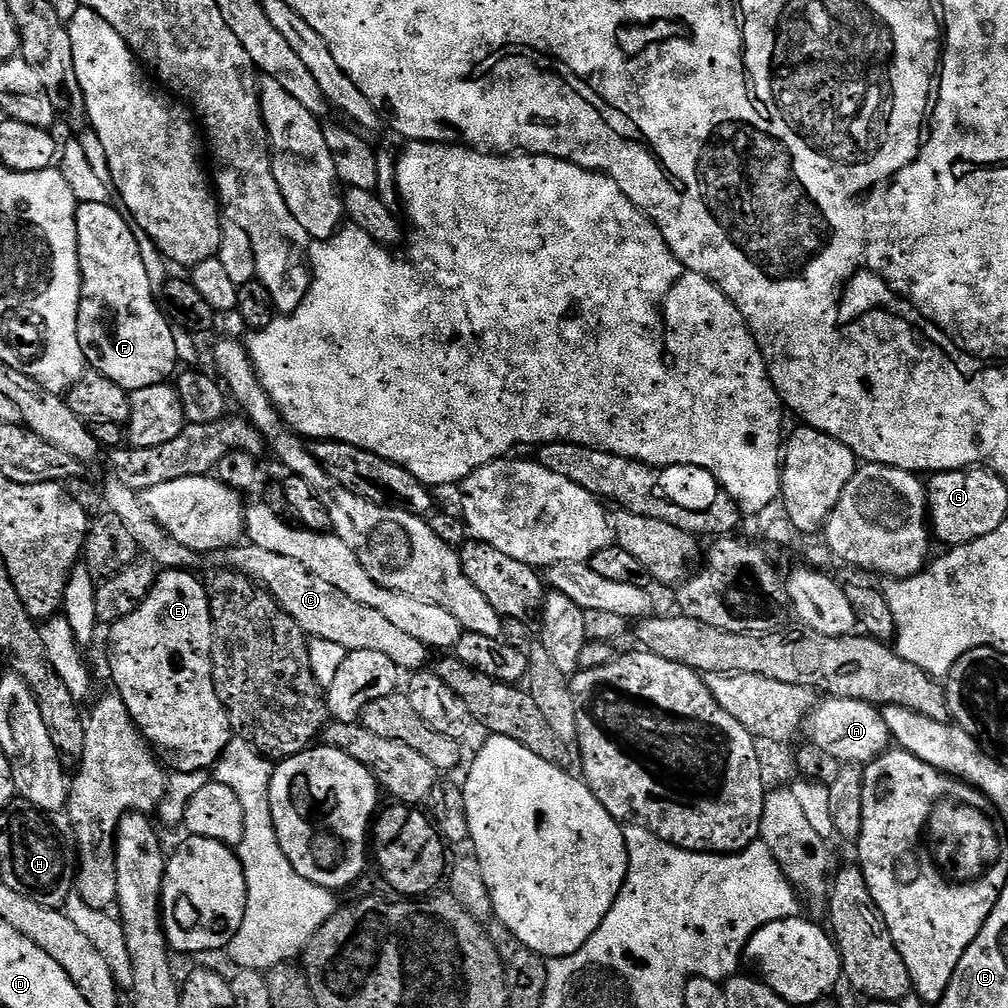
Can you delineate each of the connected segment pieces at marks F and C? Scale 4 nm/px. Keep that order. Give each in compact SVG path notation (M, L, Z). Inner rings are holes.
M88 200L85 204L83 201L76 210L78 258L81 264L78 342L82 346L89 369L101 372L103 376L110 378L110 382L118 382L118 386L122 386L131 394L146 386L171 381L177 375L178 361L172 333L173 325L165 309L156 305L156 296L152 293L155 292L154 285L150 282L150 274L146 274L145 264L142 263L141 237L134 231L129 217L113 204Z
M251 542L241 543L239 546L225 548L223 567L225 569L240 572L243 576L250 576L259 582L272 597L302 626L302 630L309 637L325 640L326 642L338 642L346 651L378 650L378 654L386 654L396 663L401 670L420 670L430 655L427 644L418 642L411 634L405 634L390 618L386 618L384 612L374 610L362 602L354 602L338 586L326 582L326 578L318 578L302 562L294 558L286 558L282 554L274 554L274 550L264 550L262 546Z

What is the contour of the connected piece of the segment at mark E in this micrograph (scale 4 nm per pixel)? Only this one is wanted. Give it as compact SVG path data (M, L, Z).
M188 570L161 571L142 606L134 610L134 614L126 614L126 618L111 625L112 637L108 640L108 668L116 683L115 695L126 702L126 710L130 710L140 733L172 772L211 769L234 737L212 681L212 615L208 590L205 581L192 574Z

